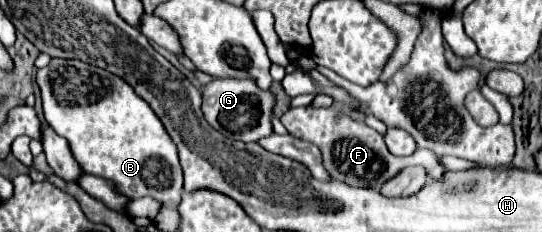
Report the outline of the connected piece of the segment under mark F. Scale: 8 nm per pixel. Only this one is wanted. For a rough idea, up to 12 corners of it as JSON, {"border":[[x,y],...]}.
{"border":[[290,108],[292,136],[322,150],[334,180],[378,190],[408,166],[428,180],[438,156],[392,156],[384,138],[342,108]]}

